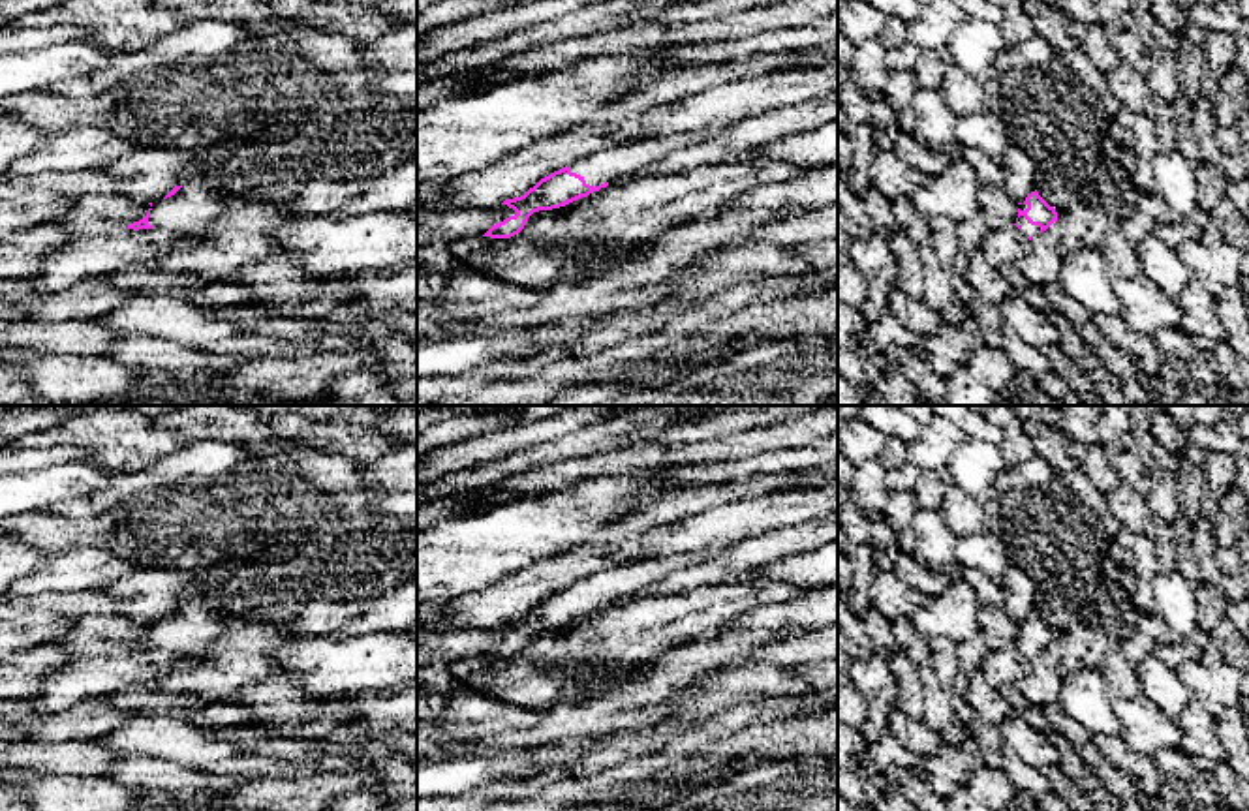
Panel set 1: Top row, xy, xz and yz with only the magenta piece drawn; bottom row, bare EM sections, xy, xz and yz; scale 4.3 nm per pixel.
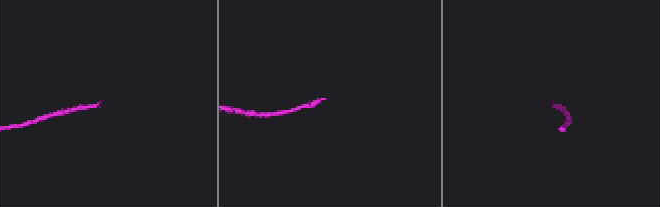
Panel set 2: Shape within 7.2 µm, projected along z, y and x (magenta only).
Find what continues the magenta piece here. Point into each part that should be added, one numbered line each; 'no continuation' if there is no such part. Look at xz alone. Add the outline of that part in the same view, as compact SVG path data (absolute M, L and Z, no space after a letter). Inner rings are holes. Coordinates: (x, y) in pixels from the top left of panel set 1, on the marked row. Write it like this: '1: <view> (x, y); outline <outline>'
1: xz (624, 158); outline M712 126L699 131L629 139L575 161L571 173L580 175L590 186L610 184L725 130L727 126Z

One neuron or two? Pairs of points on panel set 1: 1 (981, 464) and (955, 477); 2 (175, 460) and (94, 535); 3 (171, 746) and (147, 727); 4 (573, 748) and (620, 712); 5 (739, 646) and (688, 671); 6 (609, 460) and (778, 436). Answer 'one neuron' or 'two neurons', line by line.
1: one neuron
2: two neurons
3: one neuron
4: two neurons
5: one neuron
6: one neuron

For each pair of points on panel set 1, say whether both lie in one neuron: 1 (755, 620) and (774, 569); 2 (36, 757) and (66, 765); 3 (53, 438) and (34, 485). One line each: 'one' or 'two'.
1: two
2: one
3: two

